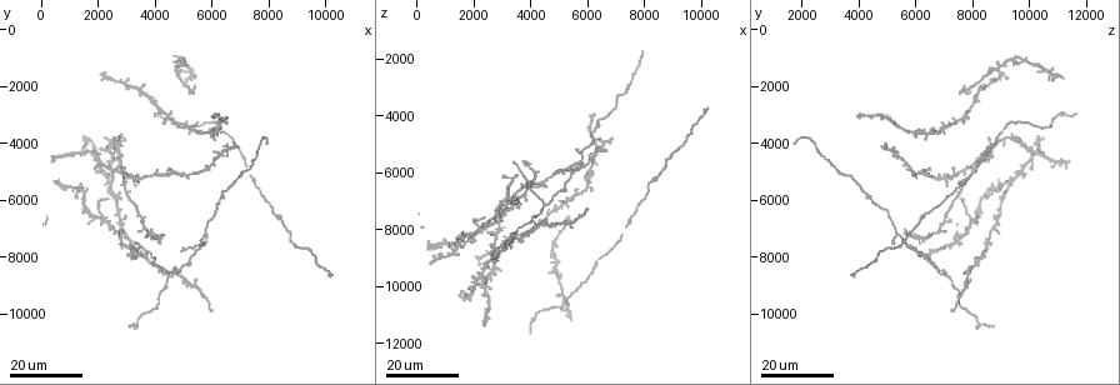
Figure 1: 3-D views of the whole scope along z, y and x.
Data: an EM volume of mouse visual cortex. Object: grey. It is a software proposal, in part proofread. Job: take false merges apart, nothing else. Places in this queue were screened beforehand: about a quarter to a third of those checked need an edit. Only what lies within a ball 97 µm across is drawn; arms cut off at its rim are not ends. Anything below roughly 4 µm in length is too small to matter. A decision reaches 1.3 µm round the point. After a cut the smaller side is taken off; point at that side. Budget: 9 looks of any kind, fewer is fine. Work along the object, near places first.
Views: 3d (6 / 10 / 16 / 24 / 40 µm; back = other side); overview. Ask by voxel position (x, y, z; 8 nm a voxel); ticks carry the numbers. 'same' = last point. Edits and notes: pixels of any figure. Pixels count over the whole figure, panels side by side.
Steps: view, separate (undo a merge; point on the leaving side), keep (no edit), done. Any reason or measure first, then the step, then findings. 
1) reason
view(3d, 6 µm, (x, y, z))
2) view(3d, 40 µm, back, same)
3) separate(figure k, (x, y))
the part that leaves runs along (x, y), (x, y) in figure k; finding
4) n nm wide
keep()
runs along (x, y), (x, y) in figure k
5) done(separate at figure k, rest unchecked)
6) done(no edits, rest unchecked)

view(3d, 16 µm, (2100, 6800, 8000))

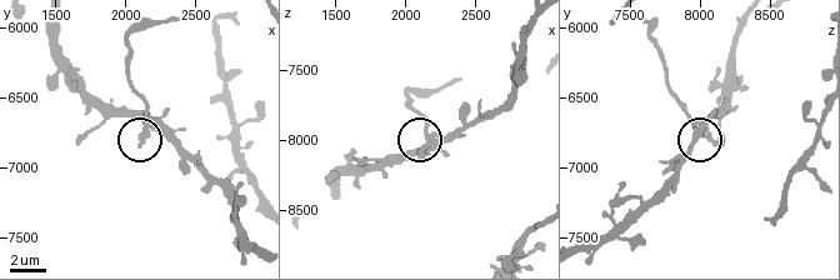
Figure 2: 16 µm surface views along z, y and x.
view(3d, 10 µm, (2160, 6780, 8020))

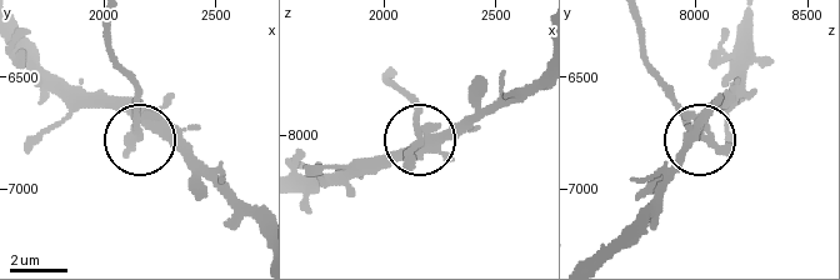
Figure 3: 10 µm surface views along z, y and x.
290 nm wide
separate(figure 3, (135, 85))
the part that leaves runs along (136, 121), (136, 88), (113, 51), (108, 23) in figure 3; a second neuron is stuck on

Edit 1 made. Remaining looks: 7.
four arms meet
view(3d, 24 µm, (4200, 7400, 6000))

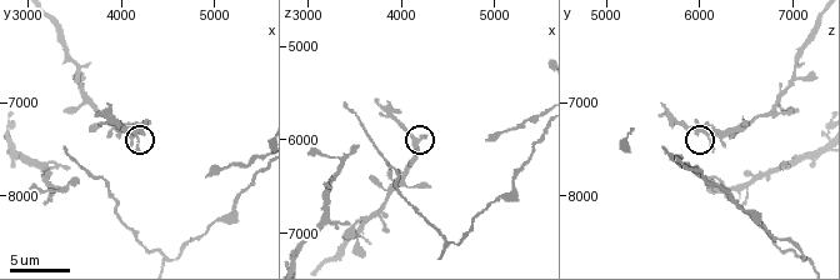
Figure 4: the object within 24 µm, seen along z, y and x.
closer look
view(3d, 10 µm, (4150, 7400, 6100))

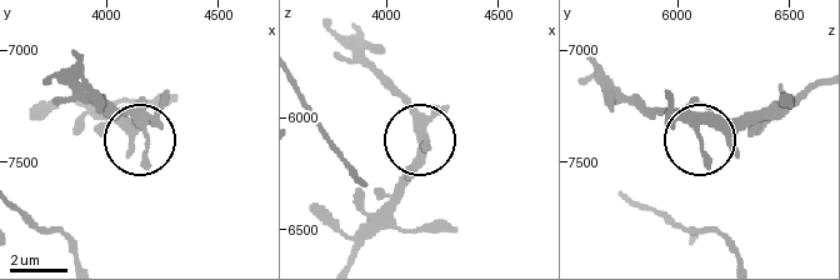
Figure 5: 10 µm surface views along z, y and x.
280 nm wide
keep()
runs along (818, 83), (718, 123), (700, 138), (634, 101) in figure 5; one neuron here

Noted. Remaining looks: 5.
arms part here
view(3d, 24 µm, (1600, 6200, 8300))

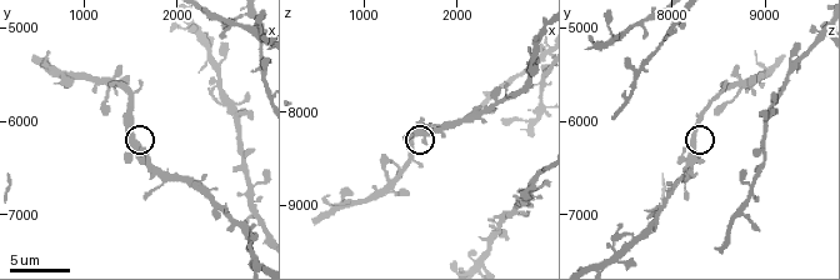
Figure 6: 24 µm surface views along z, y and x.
zoom in
view(3d, 10 µm, same)

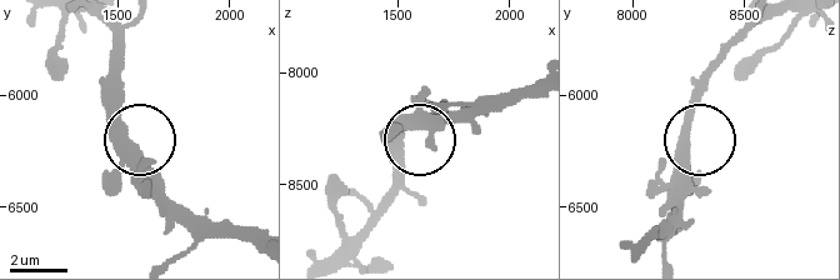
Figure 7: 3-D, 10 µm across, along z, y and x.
view(3d, 6 µm, (1520, 6280, 8240))

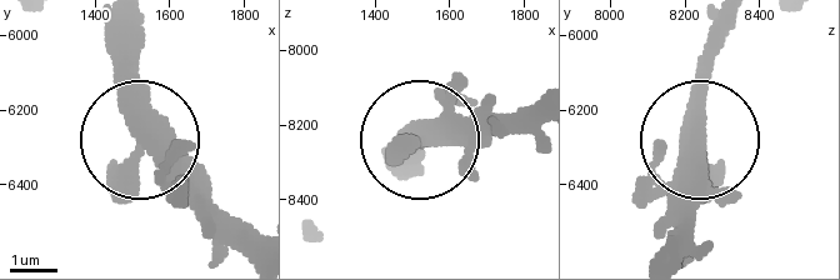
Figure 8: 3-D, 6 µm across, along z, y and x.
390 nm wide
keep()
runs along (663, 259), (706, 29) in figure 8; all the same neuron

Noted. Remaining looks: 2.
looks like a crossing
view(3d, 16 µm, (4400, 3000, 7700))

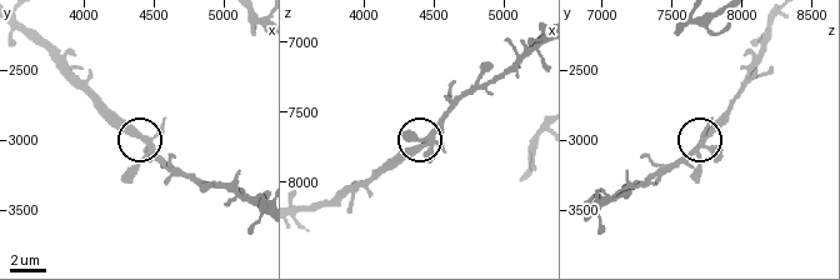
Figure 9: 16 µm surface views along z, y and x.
view(3d, 10 µm, (4460, 3020, 7720))

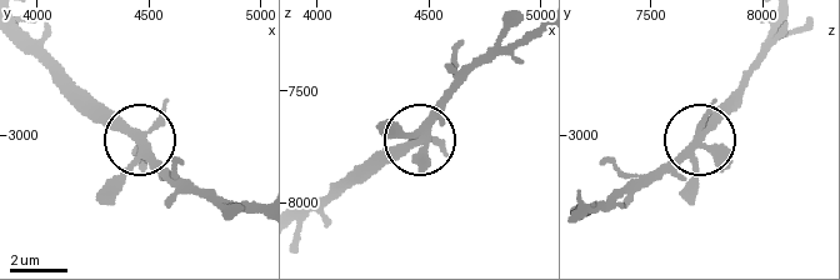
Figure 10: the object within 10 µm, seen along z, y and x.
side arm 28 µm
keep()
runs along (539, 24), (489, 53), (439, 118), (376, 173) in figure 10; one neuron here

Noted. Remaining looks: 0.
done(separate at figure 3, rest unchecked)

